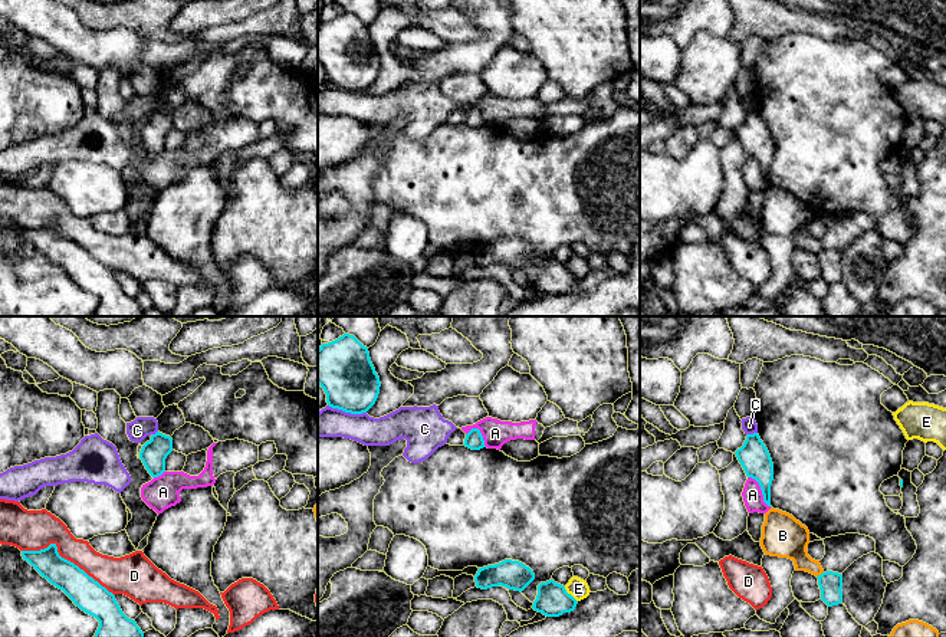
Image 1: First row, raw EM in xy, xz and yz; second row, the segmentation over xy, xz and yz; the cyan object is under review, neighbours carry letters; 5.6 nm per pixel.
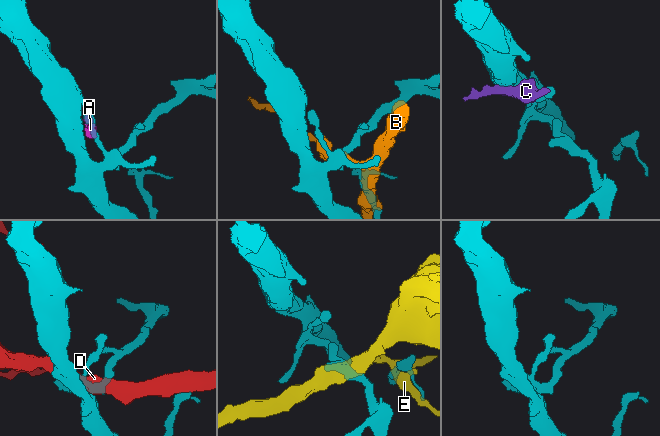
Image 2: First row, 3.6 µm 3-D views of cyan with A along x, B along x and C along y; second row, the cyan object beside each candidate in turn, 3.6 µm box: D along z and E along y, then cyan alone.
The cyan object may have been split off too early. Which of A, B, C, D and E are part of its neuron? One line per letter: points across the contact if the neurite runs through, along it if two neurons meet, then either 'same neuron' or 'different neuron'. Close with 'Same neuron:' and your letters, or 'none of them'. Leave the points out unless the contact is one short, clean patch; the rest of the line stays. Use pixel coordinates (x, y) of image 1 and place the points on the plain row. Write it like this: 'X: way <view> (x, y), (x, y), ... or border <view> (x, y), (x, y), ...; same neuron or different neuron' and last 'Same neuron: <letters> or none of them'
A: border yz (748, 154), (758, 161), (762, 177), (771, 184); different neuron
B: different neuron
C: different neuron
D: different neuron
E: different neuron
Same neuron: none of them

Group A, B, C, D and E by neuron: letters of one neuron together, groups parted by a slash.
A C / B / D / E

